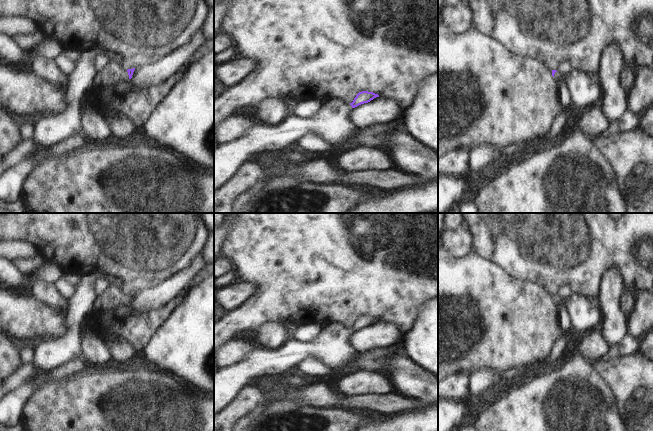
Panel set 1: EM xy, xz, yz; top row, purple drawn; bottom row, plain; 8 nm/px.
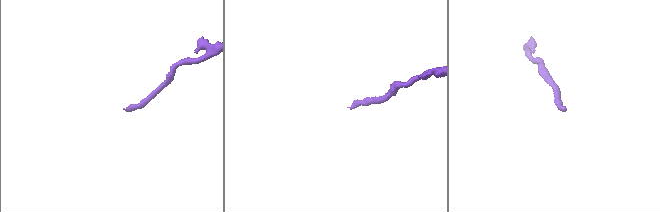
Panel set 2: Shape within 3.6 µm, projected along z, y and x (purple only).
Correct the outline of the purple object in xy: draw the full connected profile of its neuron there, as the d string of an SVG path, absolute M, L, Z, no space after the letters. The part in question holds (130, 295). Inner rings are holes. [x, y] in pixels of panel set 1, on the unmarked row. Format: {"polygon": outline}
{"polygon": "M108 287L108 289L98 297L95 305L95 310L100 310L102 312L111 311L122 304L128 304L132 302L133 293L124 293L121 288L118 287Z"}

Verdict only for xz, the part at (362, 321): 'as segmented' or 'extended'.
extended

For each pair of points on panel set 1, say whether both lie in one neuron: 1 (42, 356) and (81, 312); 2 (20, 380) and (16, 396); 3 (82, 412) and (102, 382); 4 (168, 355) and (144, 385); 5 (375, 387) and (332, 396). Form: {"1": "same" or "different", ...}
{"1": "same", "2": "different", "3": "same", "4": "different", "5": "different"}

